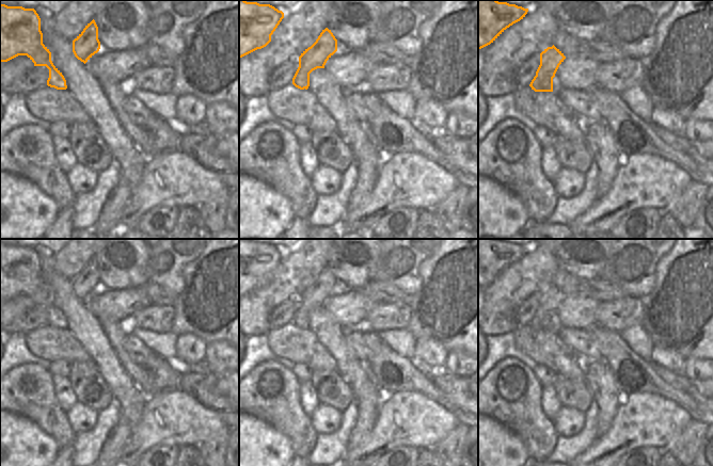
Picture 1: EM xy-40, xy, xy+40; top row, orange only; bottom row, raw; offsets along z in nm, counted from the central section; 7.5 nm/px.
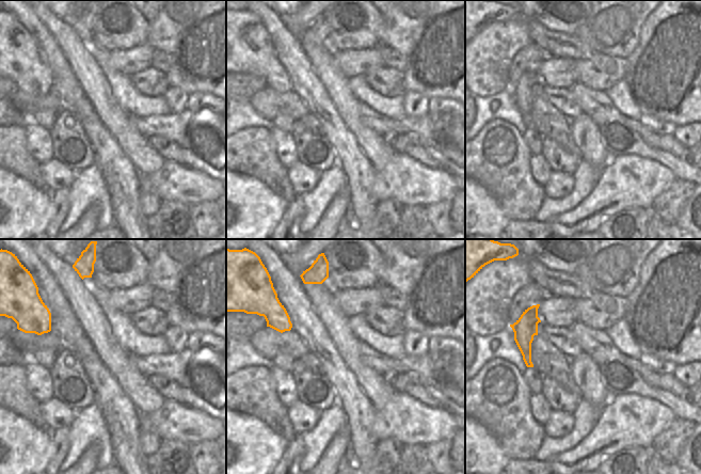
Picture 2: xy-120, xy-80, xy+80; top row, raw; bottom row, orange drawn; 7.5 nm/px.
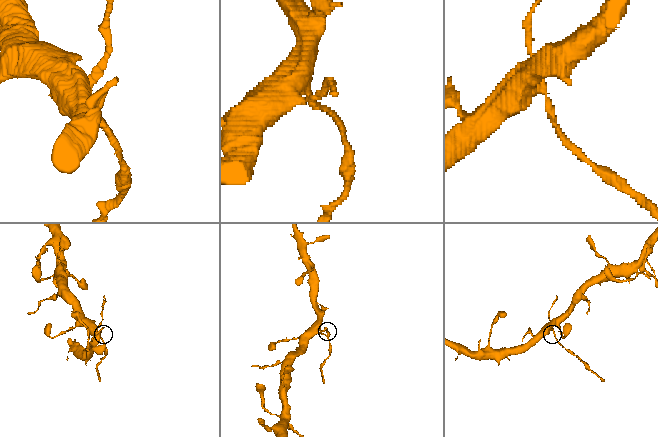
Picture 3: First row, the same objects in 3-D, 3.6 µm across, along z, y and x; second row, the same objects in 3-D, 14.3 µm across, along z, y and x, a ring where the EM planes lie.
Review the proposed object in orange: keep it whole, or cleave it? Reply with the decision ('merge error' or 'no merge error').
merge error

